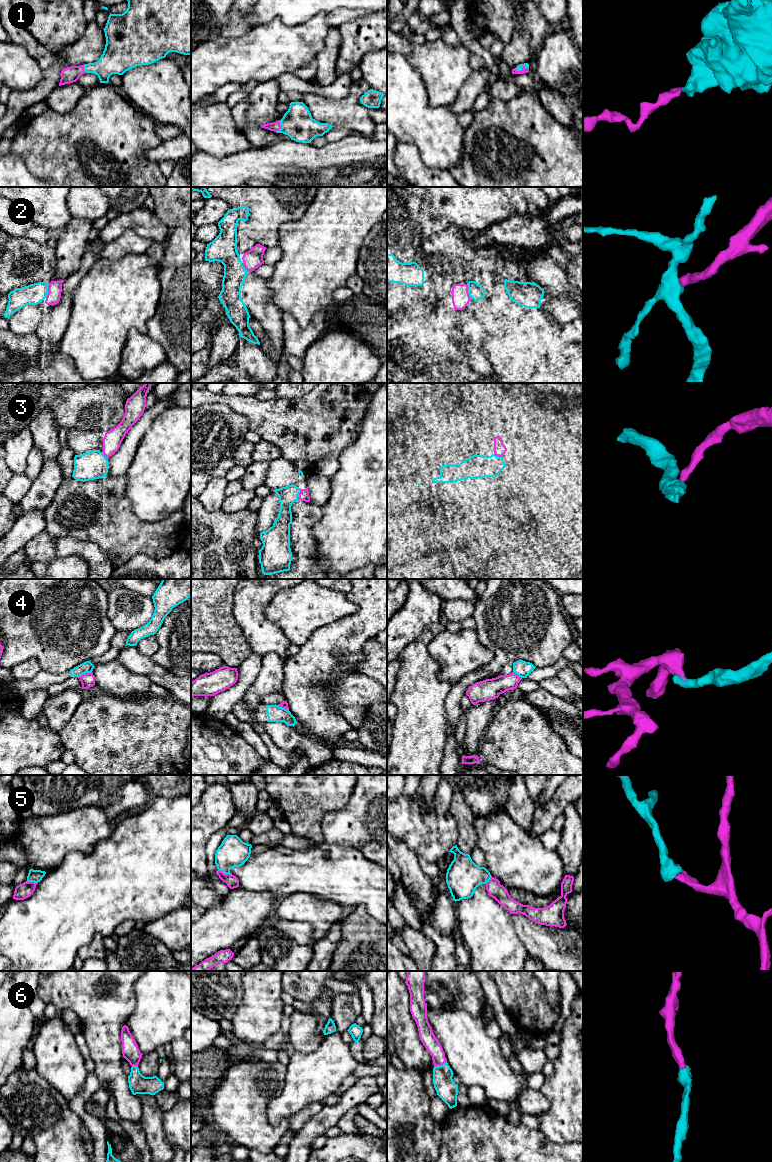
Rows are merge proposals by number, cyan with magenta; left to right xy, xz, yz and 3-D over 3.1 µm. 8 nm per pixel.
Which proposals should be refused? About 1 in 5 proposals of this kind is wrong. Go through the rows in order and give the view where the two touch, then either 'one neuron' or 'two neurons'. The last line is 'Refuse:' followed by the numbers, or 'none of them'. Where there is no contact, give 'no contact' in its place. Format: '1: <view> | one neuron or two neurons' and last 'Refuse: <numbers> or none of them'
1: xz | one neuron
2: xy | two neurons
3: xz | one neuron
4: xy | two neurons
5: xz | one neuron
6: yz | one neuron
Refuse: 2, 4

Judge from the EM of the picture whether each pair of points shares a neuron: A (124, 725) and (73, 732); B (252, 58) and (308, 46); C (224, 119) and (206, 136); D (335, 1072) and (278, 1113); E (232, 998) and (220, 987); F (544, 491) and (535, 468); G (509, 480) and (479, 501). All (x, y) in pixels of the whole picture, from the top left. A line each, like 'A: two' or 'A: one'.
A: one
B: one
C: one
D: one
E: one
F: two
G: two

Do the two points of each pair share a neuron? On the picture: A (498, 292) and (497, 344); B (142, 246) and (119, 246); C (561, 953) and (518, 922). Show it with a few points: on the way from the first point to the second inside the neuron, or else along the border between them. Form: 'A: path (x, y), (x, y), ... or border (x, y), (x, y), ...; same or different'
A: border (500, 333), (487, 335); different
B: path (136, 246), (125, 246); same
C: path (550, 945), (542, 942), (529, 932); same

